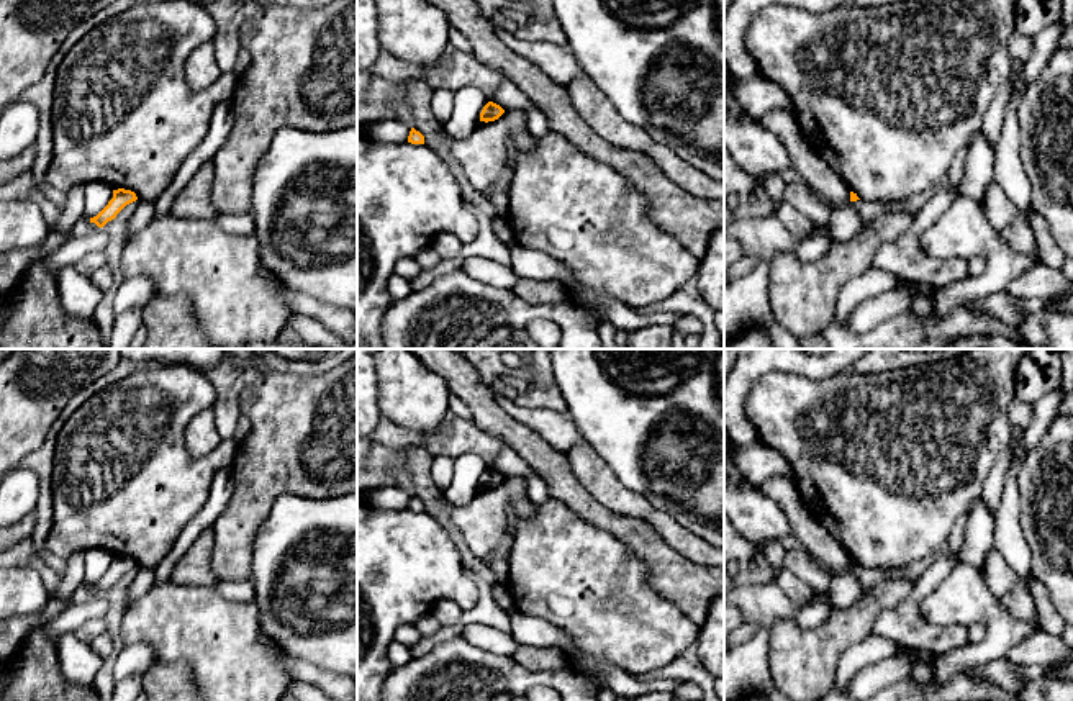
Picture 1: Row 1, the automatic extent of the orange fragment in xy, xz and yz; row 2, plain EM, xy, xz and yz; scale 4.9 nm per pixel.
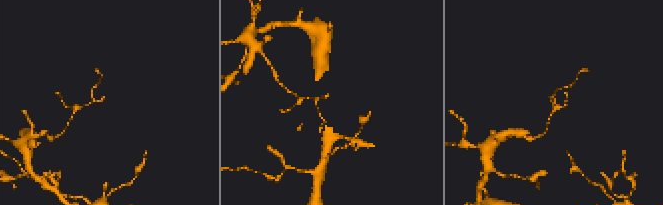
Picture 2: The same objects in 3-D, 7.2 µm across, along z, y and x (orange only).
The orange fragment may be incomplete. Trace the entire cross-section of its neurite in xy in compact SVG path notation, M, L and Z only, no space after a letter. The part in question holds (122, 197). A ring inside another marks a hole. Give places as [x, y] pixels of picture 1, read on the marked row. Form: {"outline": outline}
{"outline": "M125 188L113 190L113 198L97 216L90 218L90 223L95 223L98 228L103 228L108 221L115 219L116 215L126 205L129 205L136 200L138 200L138 197L131 190L125 190Z"}

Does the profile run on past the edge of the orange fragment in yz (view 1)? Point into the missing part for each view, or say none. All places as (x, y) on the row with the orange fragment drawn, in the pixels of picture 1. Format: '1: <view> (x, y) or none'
1: none

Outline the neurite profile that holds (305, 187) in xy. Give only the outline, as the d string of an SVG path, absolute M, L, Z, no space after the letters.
M357 123L337 131L282 128L252 177L262 265L285 287L357 316Z

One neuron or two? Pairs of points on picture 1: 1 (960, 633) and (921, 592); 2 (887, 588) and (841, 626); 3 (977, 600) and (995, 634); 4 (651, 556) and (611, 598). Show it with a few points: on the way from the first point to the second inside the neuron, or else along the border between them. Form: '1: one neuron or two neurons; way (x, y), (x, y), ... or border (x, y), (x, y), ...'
1: one neuron; way (942, 633), (931, 633), (914, 616), (914, 610)
2: one neuron; way (875, 600), (852, 623)
3: one neuron; way (985, 608), (995, 618), (995, 626)
4: two neurons; border (615, 538), (644, 565), (647, 582), (664, 596)

